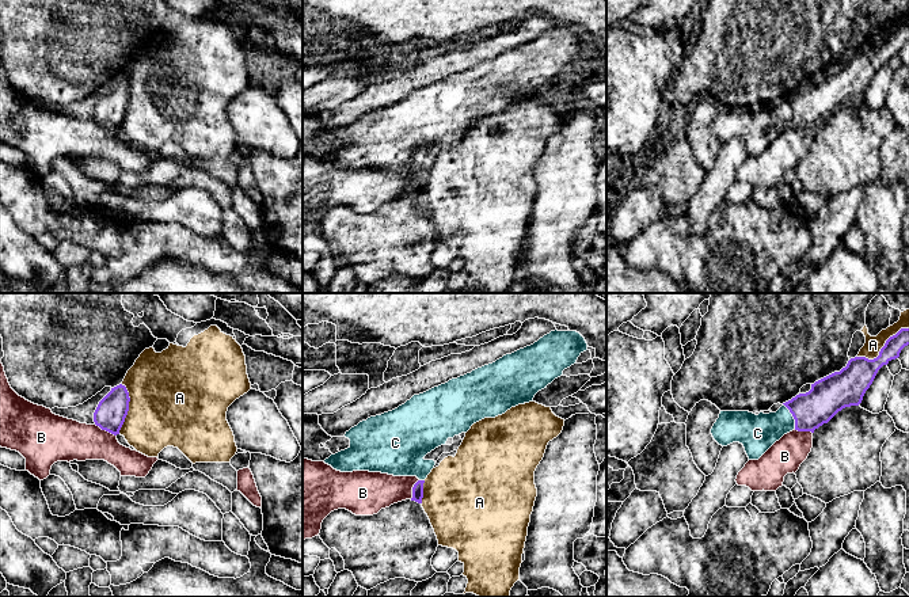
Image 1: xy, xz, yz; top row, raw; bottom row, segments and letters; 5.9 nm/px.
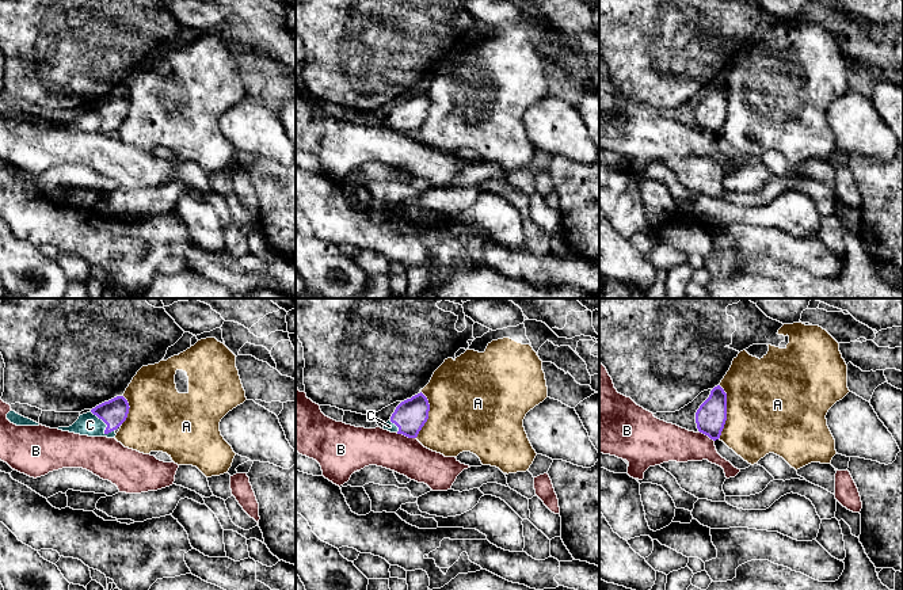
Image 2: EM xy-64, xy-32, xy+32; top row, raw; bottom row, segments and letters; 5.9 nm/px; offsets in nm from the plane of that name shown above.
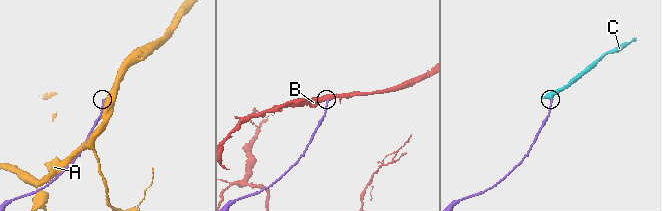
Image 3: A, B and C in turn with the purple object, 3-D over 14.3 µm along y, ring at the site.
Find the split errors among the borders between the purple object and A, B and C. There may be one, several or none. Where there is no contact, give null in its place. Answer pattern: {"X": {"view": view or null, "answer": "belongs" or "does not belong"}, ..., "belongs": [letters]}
{"A": {"view": "yz", "answer": "does not belong"}, "B": {"view": "xy", "answer": "does not belong"}, "C": {"view": "yz", "answer": "belongs"}, "belongs": ["C"]}

